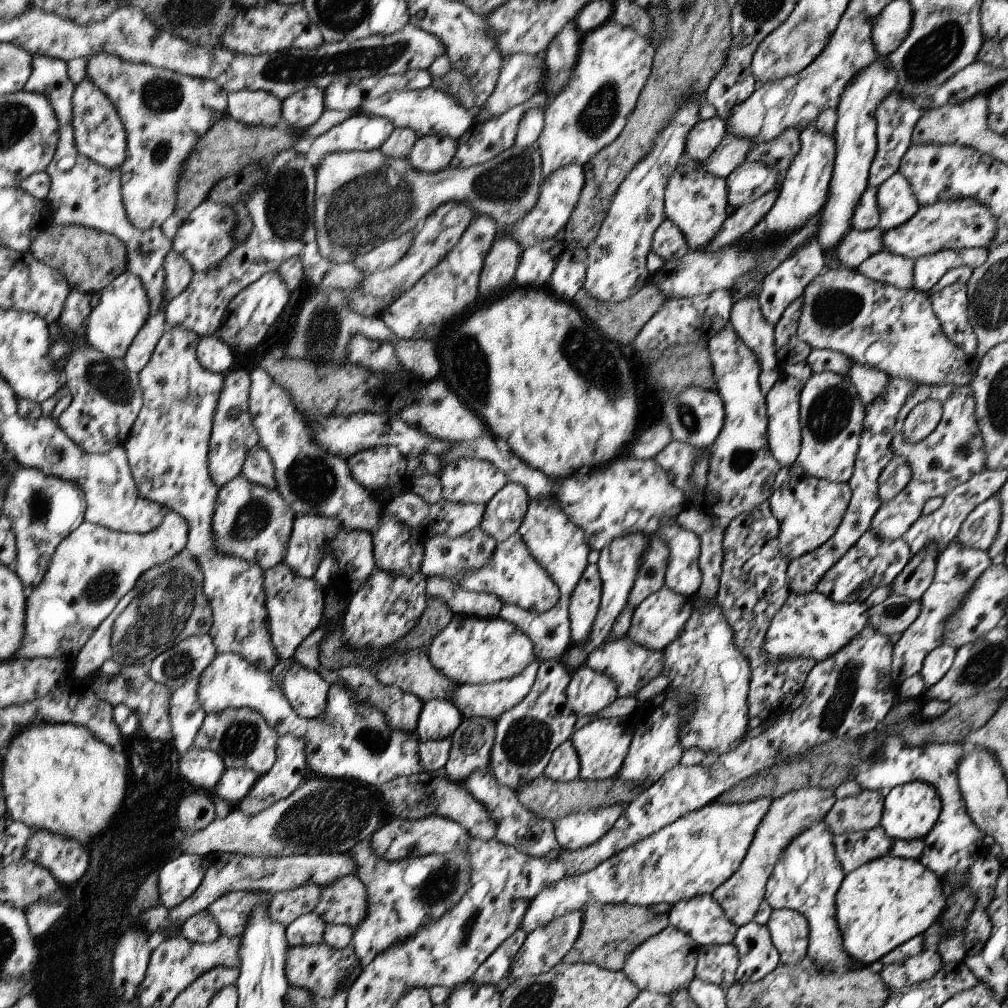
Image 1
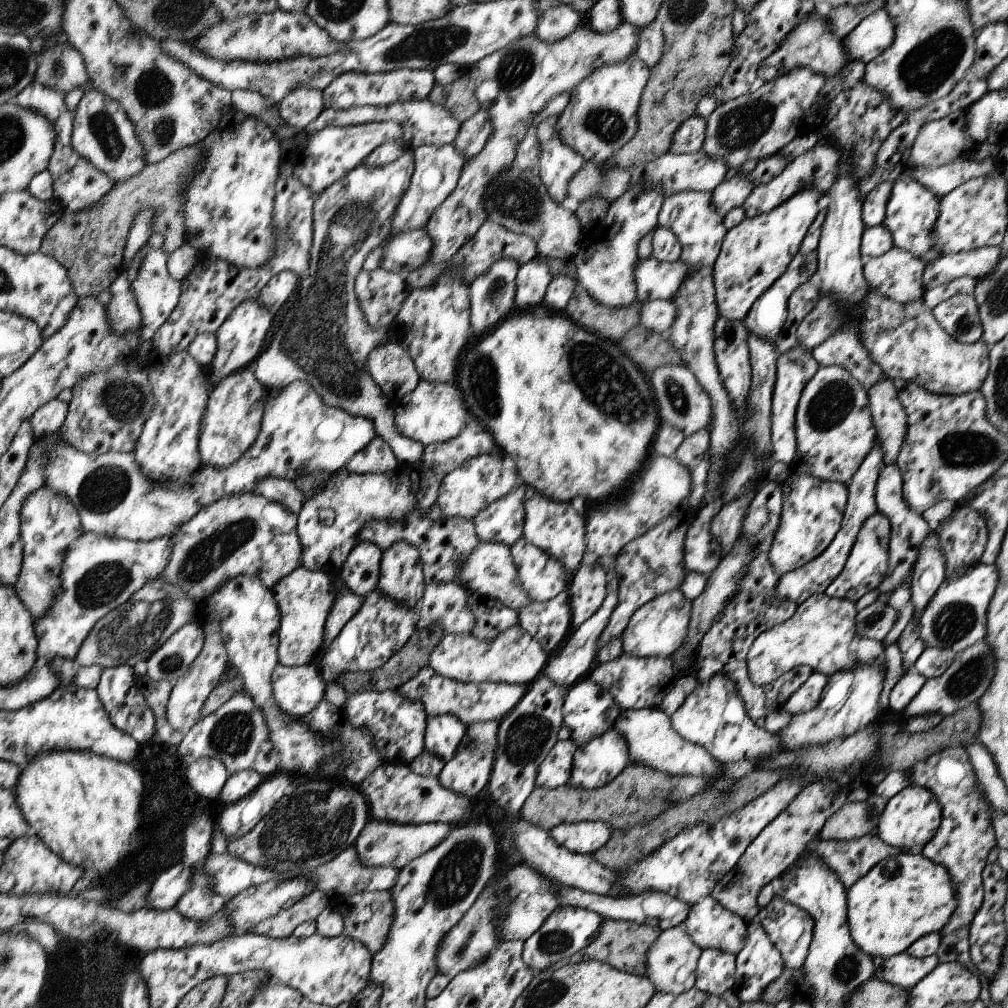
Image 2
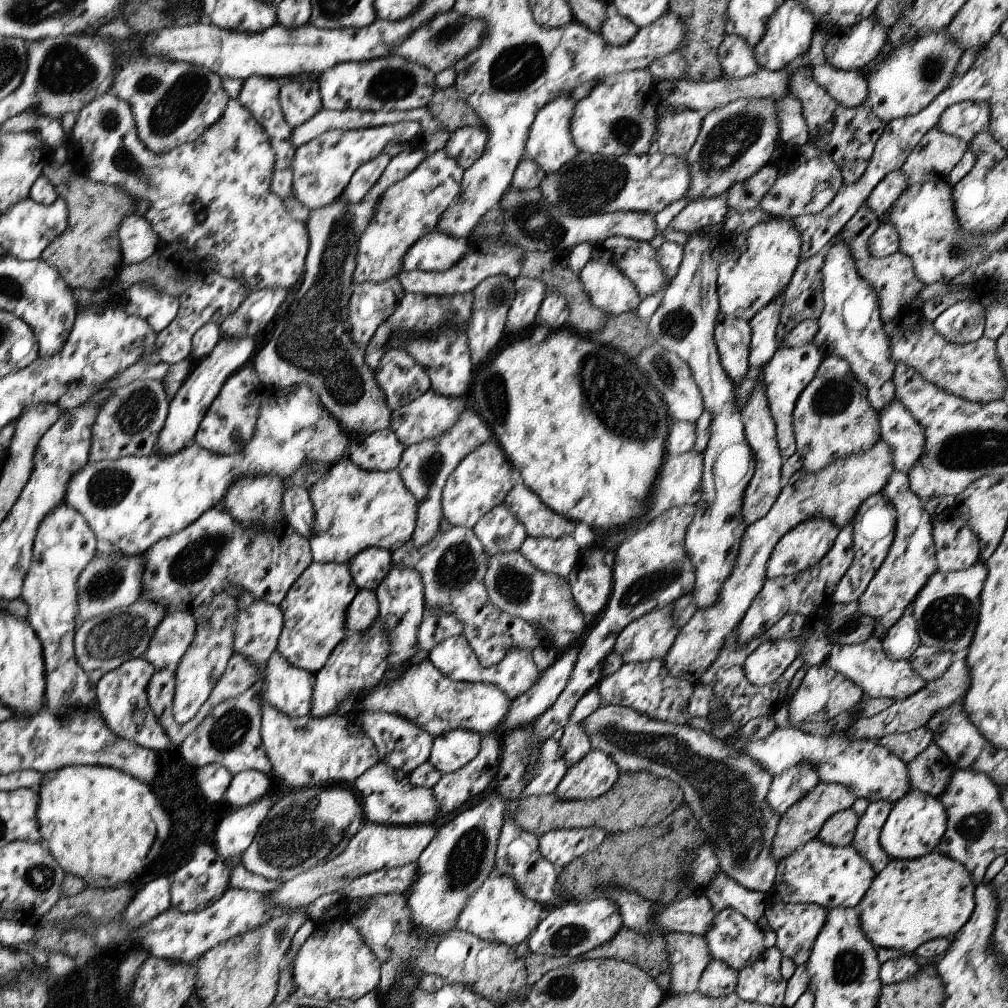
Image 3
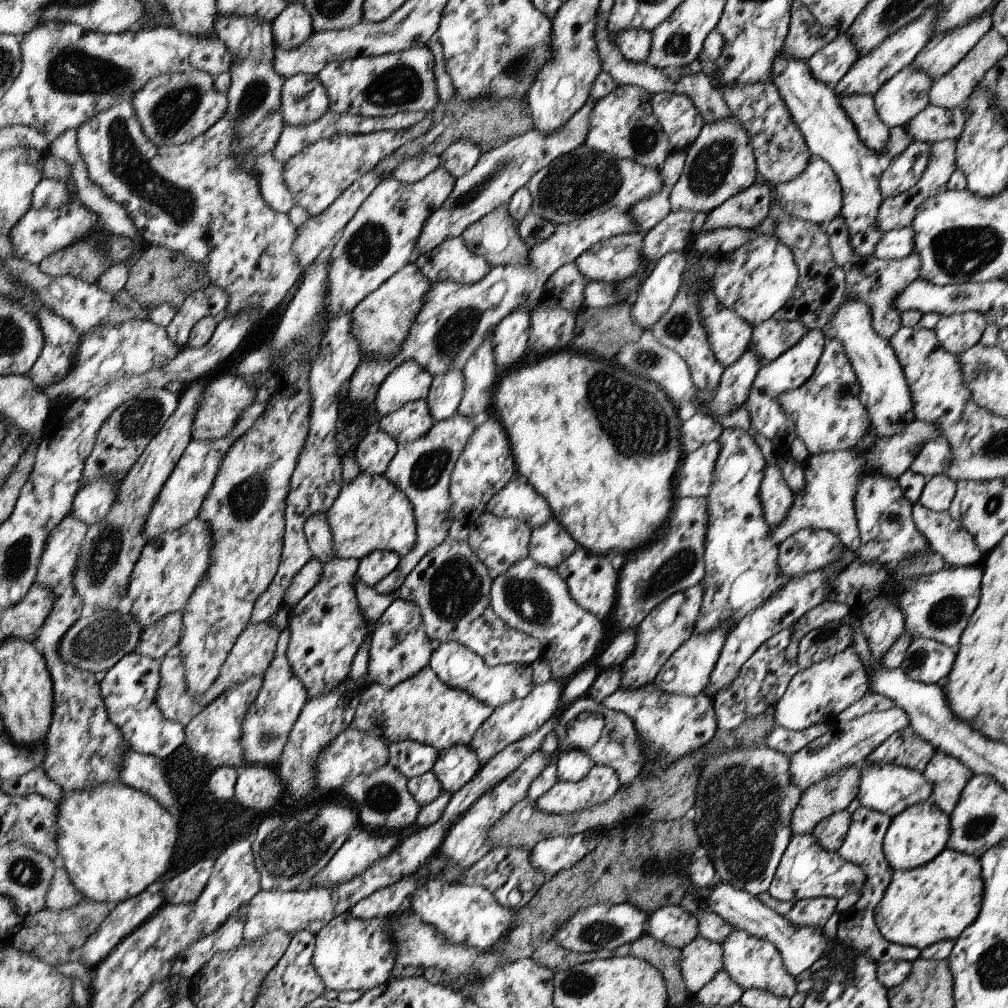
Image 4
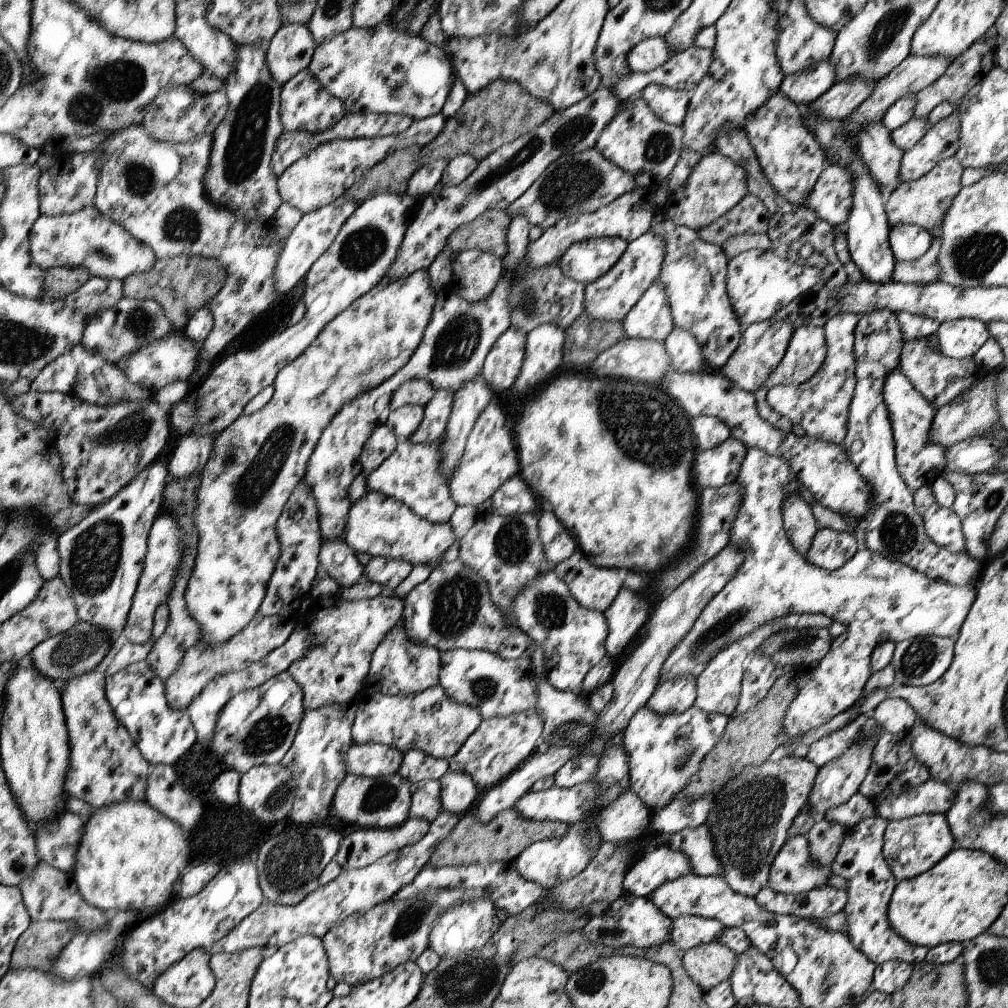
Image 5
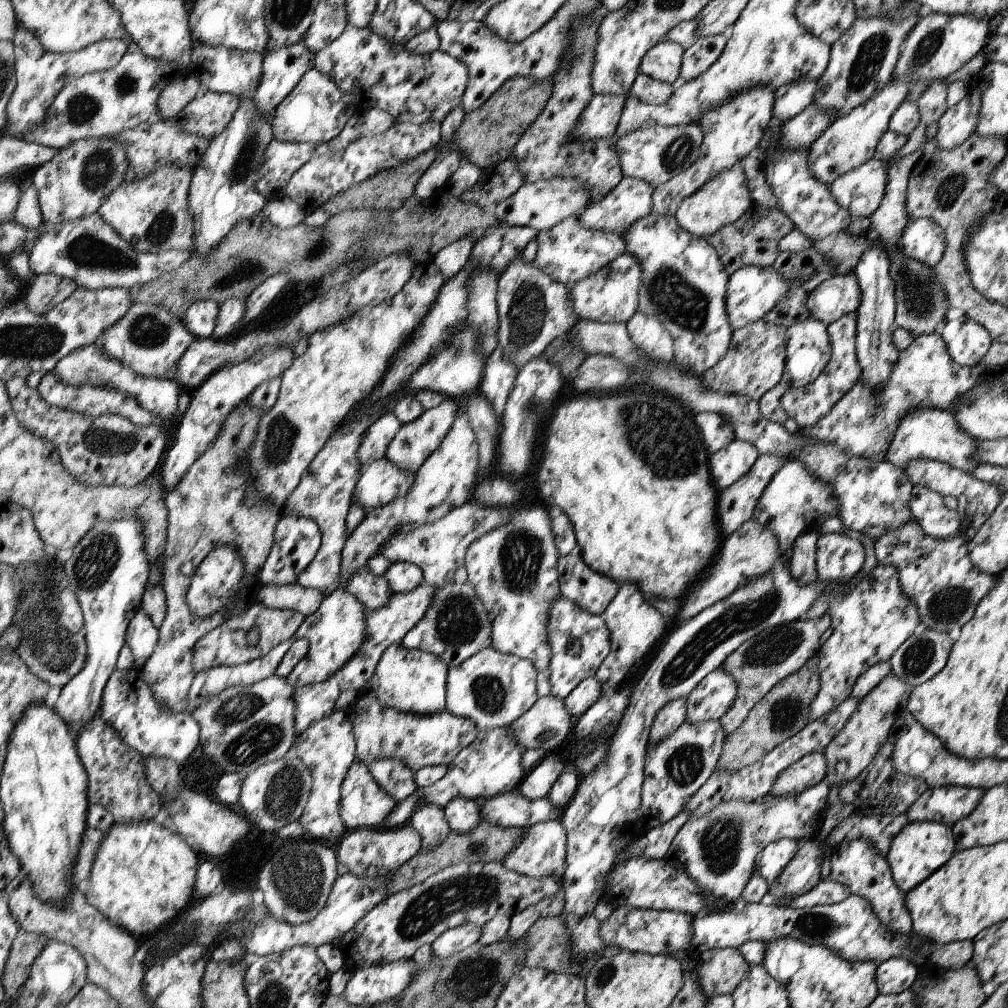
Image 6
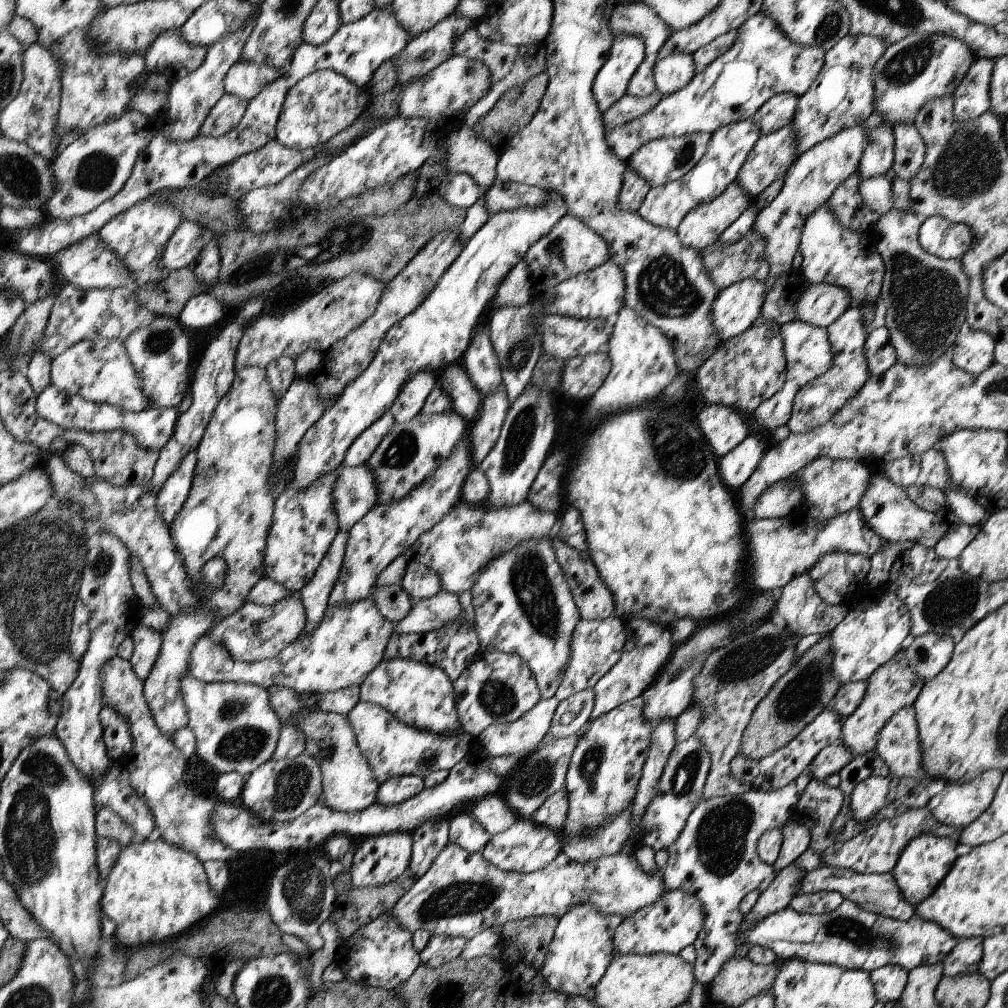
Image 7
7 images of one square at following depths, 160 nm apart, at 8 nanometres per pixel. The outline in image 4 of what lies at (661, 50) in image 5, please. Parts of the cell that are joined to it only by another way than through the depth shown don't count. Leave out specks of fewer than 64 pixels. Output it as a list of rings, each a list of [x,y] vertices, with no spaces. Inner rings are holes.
[[[638,29],[622,31],[613,40],[626,60],[634,64],[644,63],[649,57],[653,36],[651,32]]]

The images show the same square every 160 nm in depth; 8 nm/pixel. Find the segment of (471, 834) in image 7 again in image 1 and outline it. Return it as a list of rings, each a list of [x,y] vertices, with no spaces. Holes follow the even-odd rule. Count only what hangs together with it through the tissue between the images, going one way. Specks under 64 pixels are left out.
[[[446,699],[425,701],[422,710],[415,730],[422,743],[451,738],[464,719],[456,706]]]

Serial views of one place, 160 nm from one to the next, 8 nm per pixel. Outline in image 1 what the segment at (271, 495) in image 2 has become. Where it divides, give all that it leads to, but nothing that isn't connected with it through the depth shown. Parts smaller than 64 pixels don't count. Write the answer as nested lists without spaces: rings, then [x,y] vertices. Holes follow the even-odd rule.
[[[260,446],[249,451],[241,472],[250,482],[257,485],[272,489],[277,486],[274,463],[268,451]]]

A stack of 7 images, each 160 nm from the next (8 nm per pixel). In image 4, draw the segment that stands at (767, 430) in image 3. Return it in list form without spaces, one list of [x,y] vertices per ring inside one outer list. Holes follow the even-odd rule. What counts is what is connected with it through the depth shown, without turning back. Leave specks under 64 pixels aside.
[[[767,466],[760,487],[767,523],[777,527],[785,521],[795,501],[794,492],[782,477],[780,468]]]

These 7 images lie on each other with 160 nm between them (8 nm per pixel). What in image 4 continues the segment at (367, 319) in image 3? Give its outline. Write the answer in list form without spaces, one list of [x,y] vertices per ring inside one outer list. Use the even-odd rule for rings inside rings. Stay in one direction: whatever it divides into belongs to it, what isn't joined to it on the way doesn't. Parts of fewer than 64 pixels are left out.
[[[351,312],[332,317],[329,322],[326,337],[323,338],[319,350],[320,354],[310,364],[310,433],[307,436],[307,445],[304,445],[303,452],[300,453],[295,472],[292,473],[290,496],[287,497],[286,540],[283,542],[282,563],[271,585],[255,602],[251,623],[268,621],[285,607],[285,594],[294,577],[310,559],[314,558],[304,532],[304,525],[314,514],[326,518],[343,486],[343,464],[337,453],[339,442],[335,439],[340,412],[339,395],[361,361],[361,350],[358,341],[351,333]]]

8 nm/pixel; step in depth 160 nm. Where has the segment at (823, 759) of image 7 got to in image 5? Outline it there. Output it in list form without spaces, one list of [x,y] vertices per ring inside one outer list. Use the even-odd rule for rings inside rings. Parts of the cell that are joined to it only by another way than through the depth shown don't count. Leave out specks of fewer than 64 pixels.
[[[787,755],[774,762],[765,761],[761,766],[744,768],[739,776],[714,793],[713,808],[707,815],[706,824],[715,843],[714,852],[720,860],[725,882],[733,891],[755,898],[762,888],[767,887],[770,866],[783,843],[789,838],[788,830],[793,825],[794,818],[809,802],[818,772],[819,767],[807,760],[805,755]]]

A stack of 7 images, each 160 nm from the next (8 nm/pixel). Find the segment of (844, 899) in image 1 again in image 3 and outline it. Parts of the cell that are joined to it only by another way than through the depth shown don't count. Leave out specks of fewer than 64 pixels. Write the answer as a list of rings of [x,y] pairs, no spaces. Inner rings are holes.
[[[939,851],[907,860],[891,859],[877,875],[872,876],[868,892],[861,898],[857,910],[863,933],[879,948],[915,951],[925,942],[955,935],[972,916],[975,909],[975,882],[970,871],[960,862]]]

